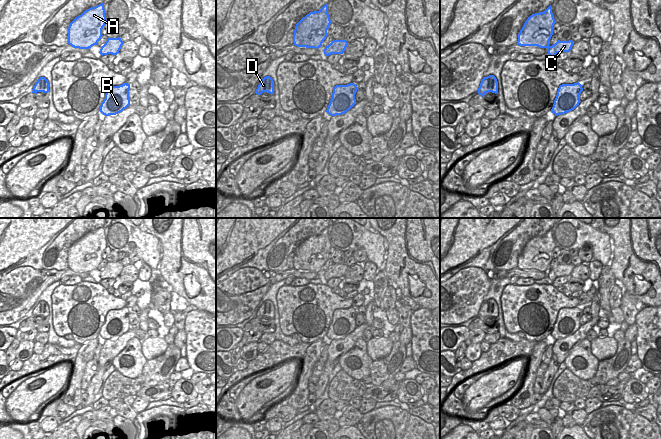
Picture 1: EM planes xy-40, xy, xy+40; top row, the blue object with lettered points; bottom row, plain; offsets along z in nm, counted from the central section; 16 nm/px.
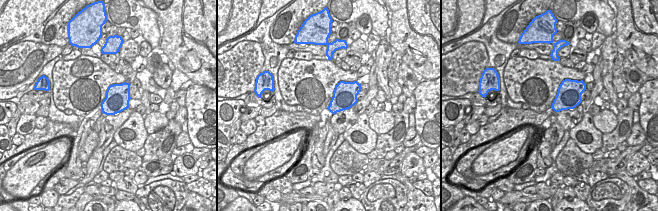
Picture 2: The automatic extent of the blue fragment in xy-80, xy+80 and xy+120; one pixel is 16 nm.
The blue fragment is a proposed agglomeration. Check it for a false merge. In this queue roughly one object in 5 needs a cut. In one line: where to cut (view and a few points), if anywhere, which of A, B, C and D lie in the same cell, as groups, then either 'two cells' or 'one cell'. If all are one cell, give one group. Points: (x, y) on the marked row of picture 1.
no cut | A B C D | one cell

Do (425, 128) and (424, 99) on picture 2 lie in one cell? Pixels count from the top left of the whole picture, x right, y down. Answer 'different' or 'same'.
same

